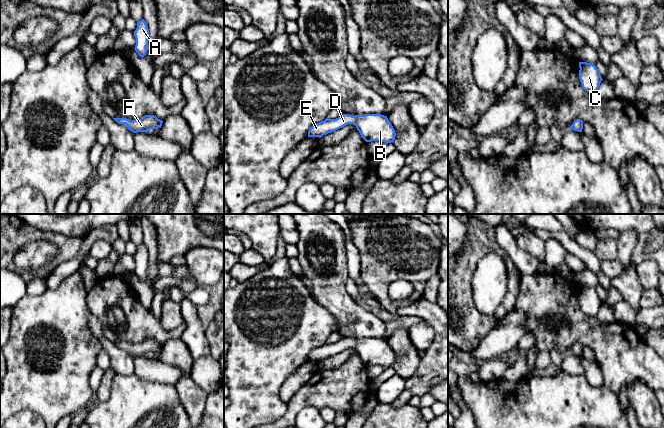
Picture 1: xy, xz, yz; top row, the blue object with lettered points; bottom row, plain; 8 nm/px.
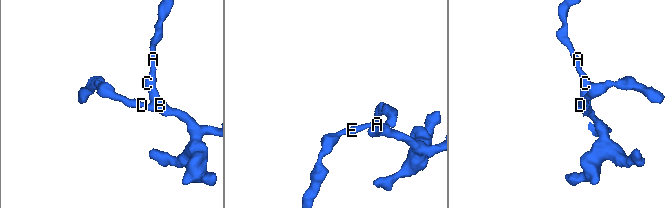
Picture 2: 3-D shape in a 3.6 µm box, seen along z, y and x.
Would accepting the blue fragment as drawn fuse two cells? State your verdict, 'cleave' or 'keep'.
keep

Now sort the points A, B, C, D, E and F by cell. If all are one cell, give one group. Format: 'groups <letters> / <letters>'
groups A B C D E F

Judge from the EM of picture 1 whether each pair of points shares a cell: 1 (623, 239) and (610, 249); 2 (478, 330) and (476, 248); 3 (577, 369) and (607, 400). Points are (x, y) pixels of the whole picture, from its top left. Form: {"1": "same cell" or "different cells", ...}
{"1": "different cells", "2": "same cell", "3": "different cells"}

